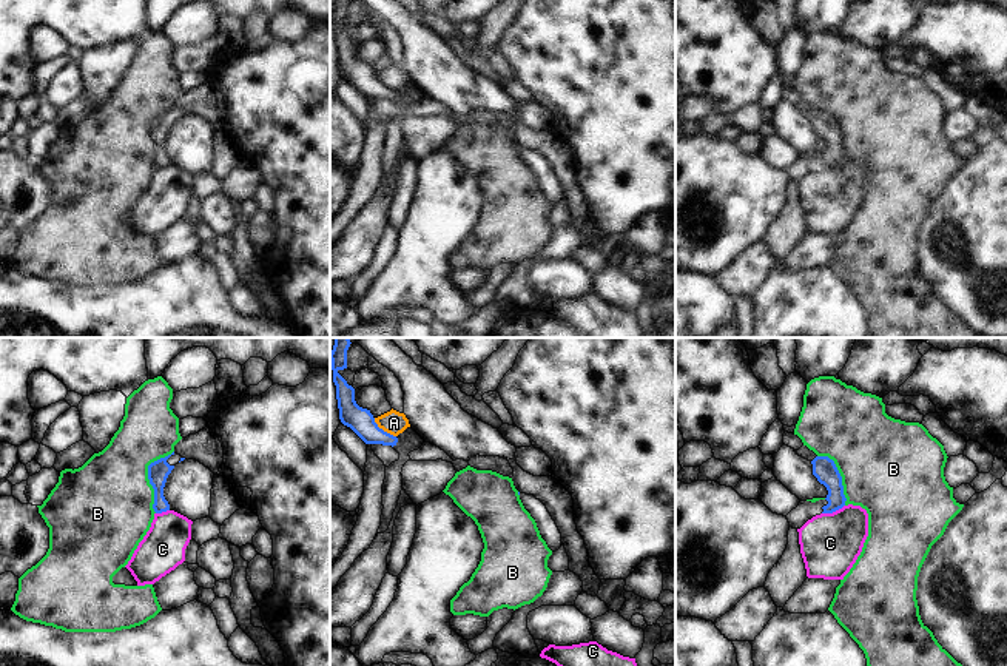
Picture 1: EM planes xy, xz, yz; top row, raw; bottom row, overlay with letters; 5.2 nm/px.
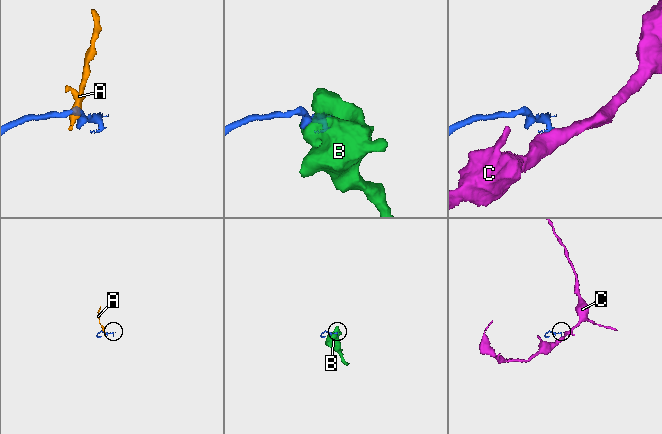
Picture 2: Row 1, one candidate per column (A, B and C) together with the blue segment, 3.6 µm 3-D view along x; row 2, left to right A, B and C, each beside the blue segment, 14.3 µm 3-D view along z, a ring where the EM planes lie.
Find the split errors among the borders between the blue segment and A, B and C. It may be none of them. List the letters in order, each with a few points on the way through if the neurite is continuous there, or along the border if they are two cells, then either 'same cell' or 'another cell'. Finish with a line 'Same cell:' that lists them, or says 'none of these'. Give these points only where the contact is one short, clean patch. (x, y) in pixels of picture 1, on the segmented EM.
A: along xz (373, 418), (380, 427), (395, 437) | another cell
B: another cell
C: along yz (844, 504), (822, 514) | another cell
Same cell: none of these

